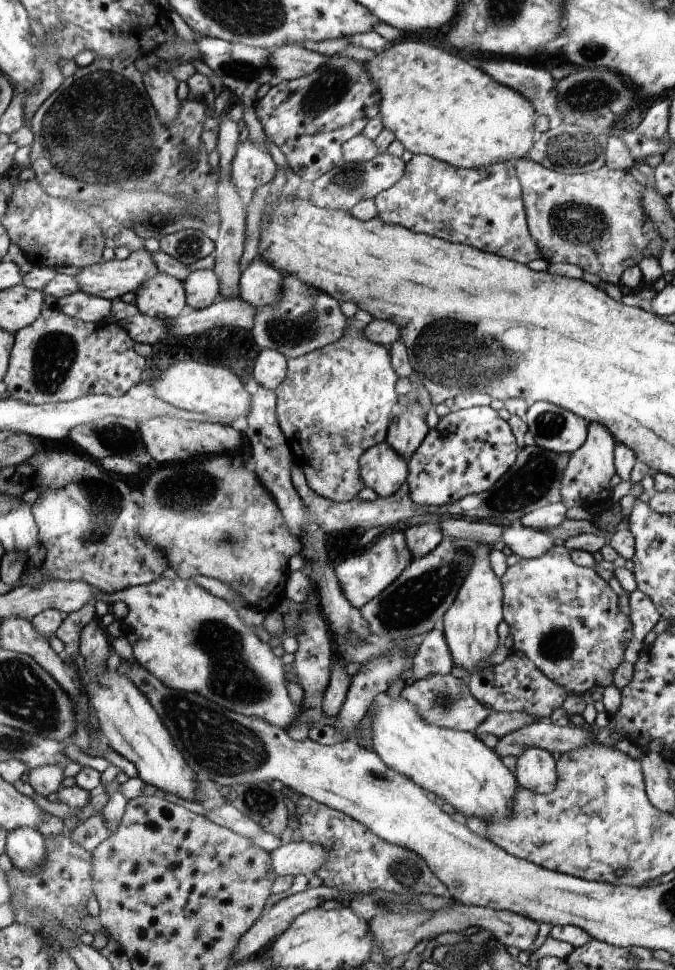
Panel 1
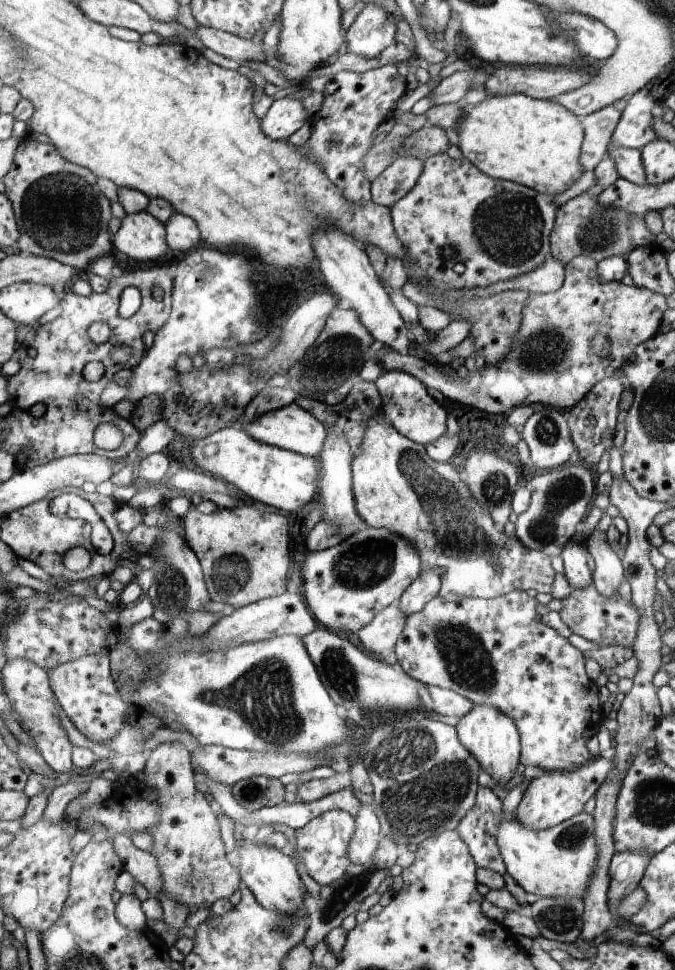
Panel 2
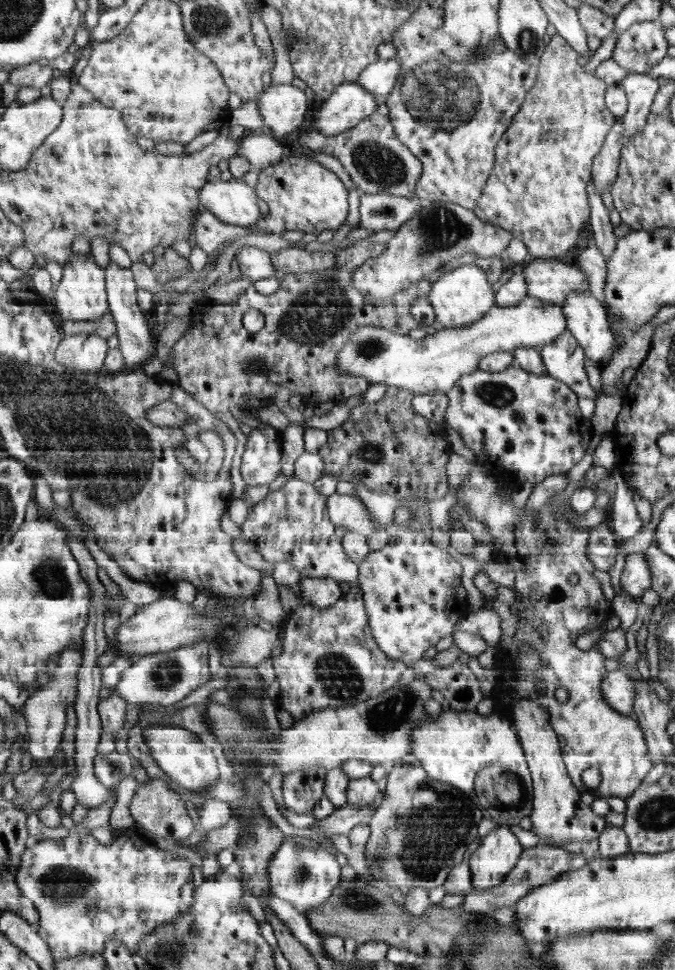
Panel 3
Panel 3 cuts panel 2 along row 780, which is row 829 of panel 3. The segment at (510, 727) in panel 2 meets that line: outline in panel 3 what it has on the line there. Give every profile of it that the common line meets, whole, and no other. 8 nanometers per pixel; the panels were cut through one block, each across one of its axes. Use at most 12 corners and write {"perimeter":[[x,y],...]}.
{"perimeter":[[497,826],[471,854],[473,888],[501,886],[523,846]]}

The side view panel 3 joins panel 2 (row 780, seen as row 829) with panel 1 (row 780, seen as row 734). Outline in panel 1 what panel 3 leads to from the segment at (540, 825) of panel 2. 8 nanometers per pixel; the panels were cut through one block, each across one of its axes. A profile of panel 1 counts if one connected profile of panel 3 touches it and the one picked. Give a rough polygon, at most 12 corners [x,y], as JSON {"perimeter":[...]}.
{"perimeter":[[543,748],[517,756],[523,788],[549,794],[559,780],[559,762]]}

